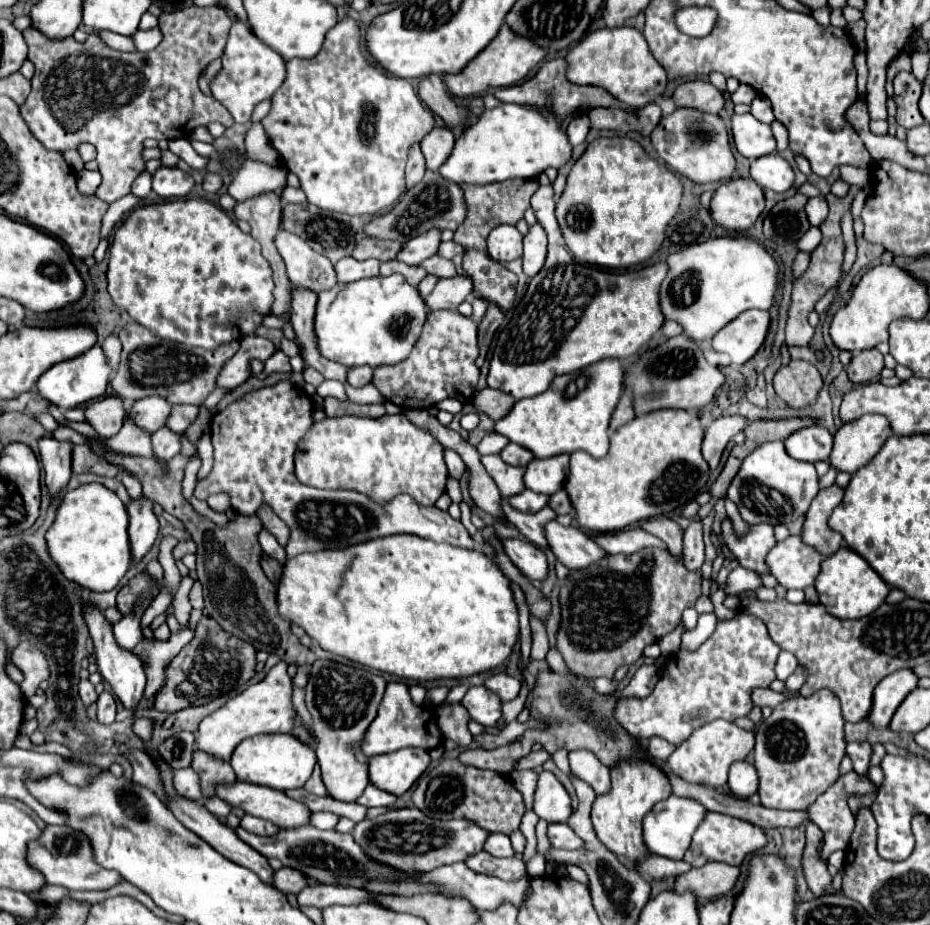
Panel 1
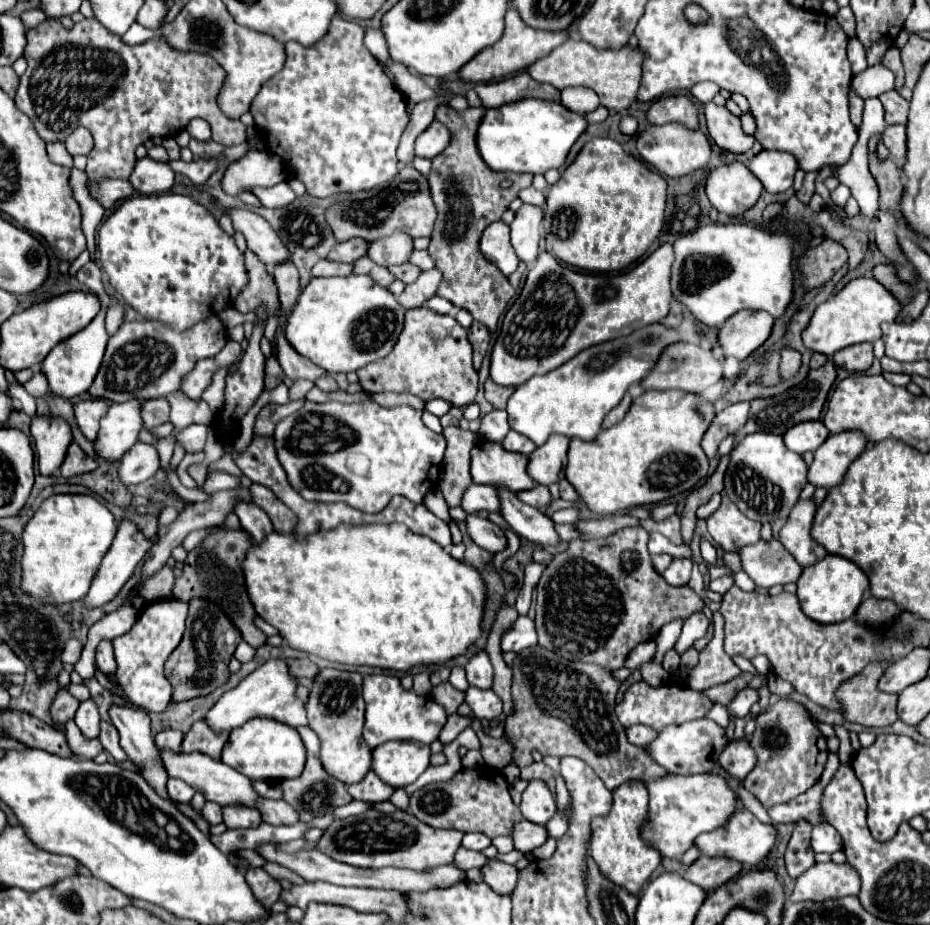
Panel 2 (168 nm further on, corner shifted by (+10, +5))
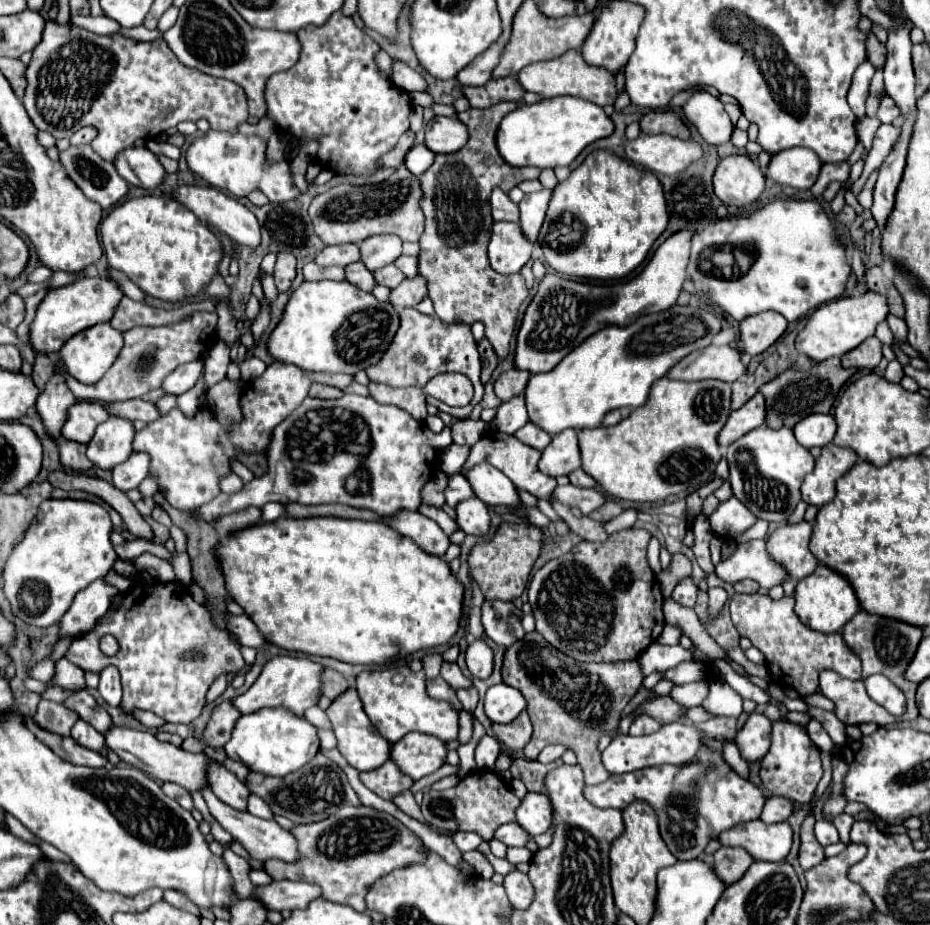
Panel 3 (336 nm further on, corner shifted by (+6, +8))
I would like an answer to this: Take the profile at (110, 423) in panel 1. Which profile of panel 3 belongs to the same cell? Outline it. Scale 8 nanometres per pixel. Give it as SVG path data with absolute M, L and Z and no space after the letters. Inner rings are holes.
M75 402L69 408L69 418L61 430L61 436L67 440L75 440L87 444L93 434L95 426L109 418L109 410L99 402Z

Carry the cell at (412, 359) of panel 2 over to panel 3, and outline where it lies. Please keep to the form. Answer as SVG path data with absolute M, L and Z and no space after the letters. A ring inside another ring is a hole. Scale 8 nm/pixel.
M401 308L399 316L401 316L401 326L399 326L387 354L375 366L365 368L369 380L387 384L393 388L401 388L401 386L423 388L439 372L461 372L473 382L475 394L473 394L471 402L463 408L451 408L451 406L443 404L441 400L431 398L431 404L437 406L441 412L447 412L455 418L467 418L471 414L473 406L479 404L483 398L483 384L479 380L481 360L479 360L479 352L477 352L477 342L471 334L469 326L467 324L445 324L439 318L421 314L415 308Z

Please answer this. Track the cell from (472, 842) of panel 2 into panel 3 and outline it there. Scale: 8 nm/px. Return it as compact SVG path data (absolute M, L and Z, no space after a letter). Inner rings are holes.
M455 832L453 842L457 844L457 848L461 852L467 852L467 850L479 848L479 844L483 842L483 838L479 834L475 834L475 832Z

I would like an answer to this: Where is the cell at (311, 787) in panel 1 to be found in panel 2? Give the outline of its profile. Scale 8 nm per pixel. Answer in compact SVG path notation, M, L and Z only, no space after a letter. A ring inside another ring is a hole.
M307 757L303 773L295 779L281 781L281 789L283 789L283 801L289 803L299 813L301 823L309 823L315 817L323 817L323 815L331 813L335 807L347 805L351 801L345 783L341 783L333 775L325 773L325 767L321 765L321 761L317 757Z

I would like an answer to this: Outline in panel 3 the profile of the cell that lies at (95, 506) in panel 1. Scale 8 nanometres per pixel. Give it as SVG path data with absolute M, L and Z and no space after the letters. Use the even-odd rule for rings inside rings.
M45 500L3 570L5 596L13 606L15 618L35 626L59 622L77 592L105 576L119 560L111 544L111 532L109 512L95 502Z

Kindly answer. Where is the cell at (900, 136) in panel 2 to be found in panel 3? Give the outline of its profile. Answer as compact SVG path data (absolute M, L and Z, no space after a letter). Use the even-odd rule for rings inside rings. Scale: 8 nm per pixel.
M881 124L881 126L879 126L879 130L875 132L875 138L873 138L873 148L871 148L871 152L869 152L869 158L865 160L863 174L861 174L861 178L851 186L851 192L853 192L855 196L859 196L859 192L863 190L869 174L871 174L877 166L881 166L881 162L891 154L891 150L893 150L895 144L899 142L899 138L901 138L901 128L897 128L897 126L893 126L893 124Z

